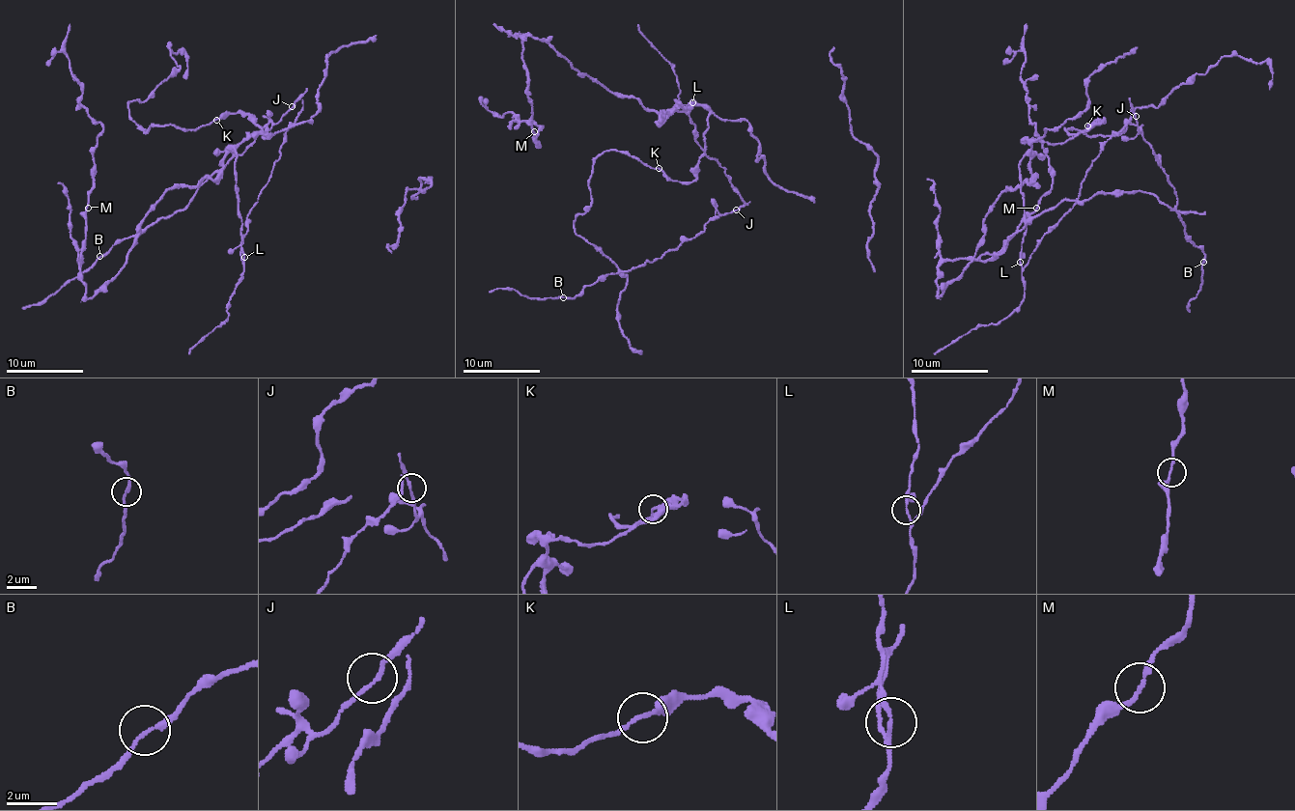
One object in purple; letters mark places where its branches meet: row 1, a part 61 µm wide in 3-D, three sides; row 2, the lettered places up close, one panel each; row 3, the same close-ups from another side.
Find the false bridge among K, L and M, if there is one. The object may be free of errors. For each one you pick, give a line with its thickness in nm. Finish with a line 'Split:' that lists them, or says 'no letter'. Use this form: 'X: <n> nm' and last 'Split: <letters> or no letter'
L: 130 nm
Split: L

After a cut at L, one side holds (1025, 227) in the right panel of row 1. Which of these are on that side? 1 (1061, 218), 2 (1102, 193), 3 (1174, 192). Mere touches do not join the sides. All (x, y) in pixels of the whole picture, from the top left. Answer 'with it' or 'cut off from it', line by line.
1: cut off from it
2: with it
3: cut off from it

